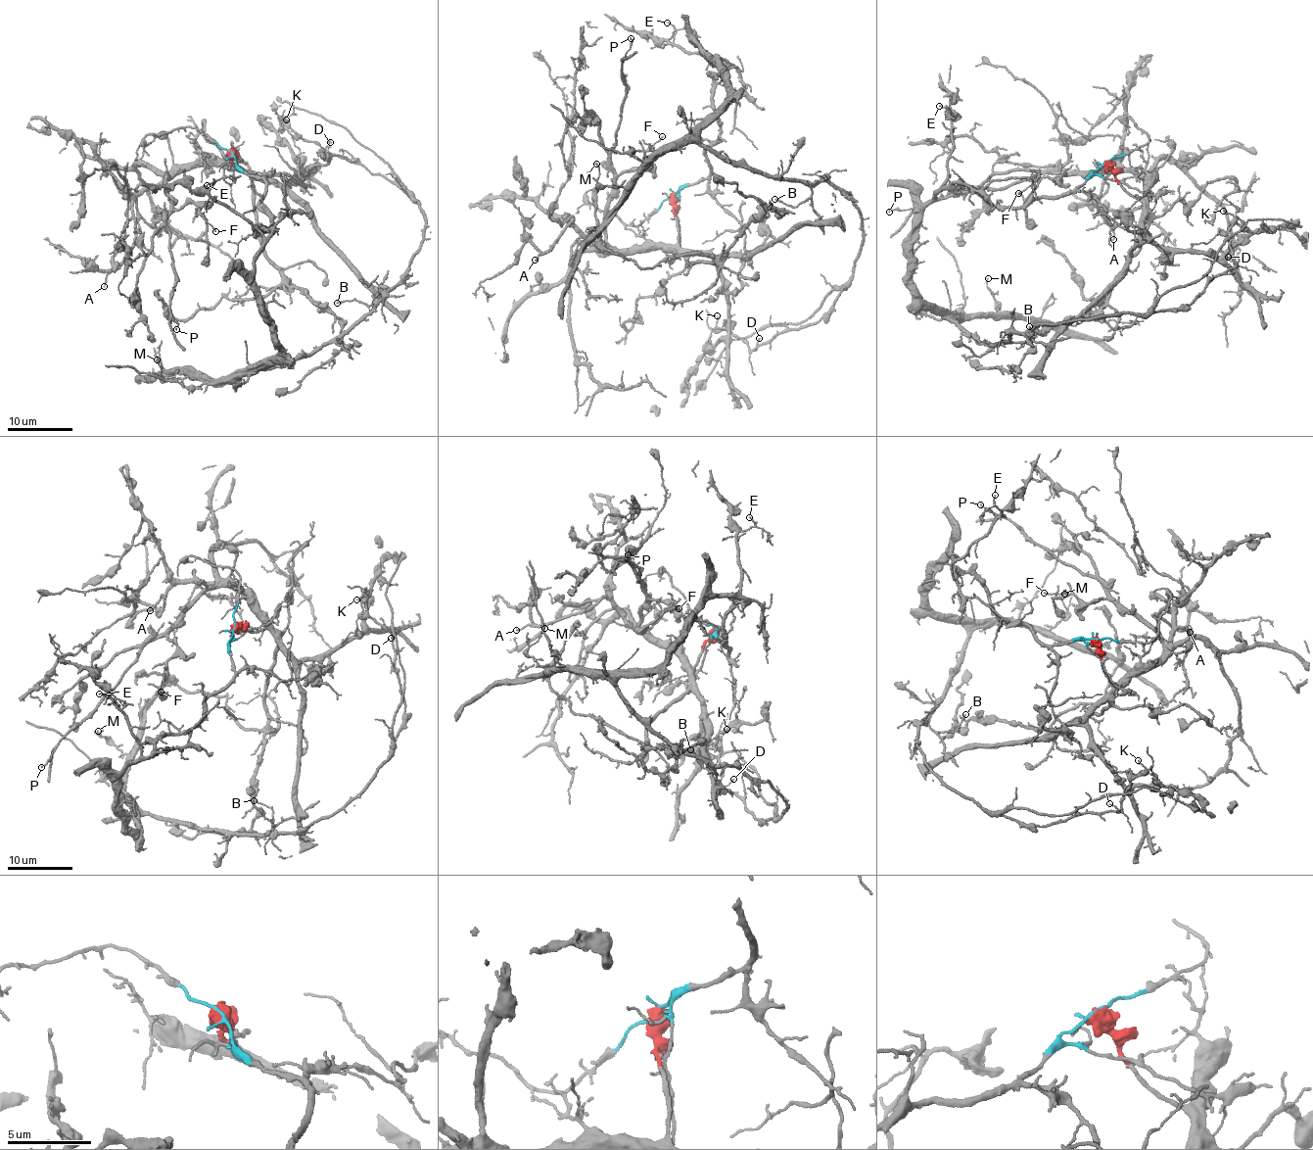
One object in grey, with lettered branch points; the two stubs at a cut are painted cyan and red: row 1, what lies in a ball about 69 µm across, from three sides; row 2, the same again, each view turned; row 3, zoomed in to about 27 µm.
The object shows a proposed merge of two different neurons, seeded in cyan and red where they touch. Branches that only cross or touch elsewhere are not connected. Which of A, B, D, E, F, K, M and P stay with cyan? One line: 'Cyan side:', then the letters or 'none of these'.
Cyan side: B, D, E, K, M

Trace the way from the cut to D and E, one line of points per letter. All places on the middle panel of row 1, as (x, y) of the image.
D: (674, 195), (719, 137), (708, 58), (726, 93), (700, 141), (851, 196), (850, 283), (759, 339)
E: (674, 195), (709, 175), (706, 146), (719, 137), (714, 83), (726, 63), (678, 48), (667, 22)

